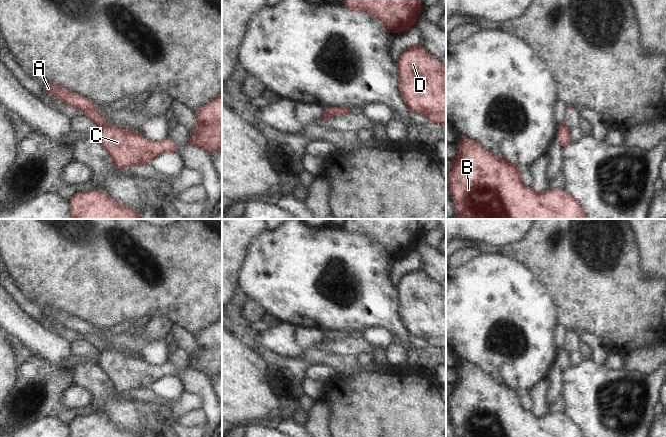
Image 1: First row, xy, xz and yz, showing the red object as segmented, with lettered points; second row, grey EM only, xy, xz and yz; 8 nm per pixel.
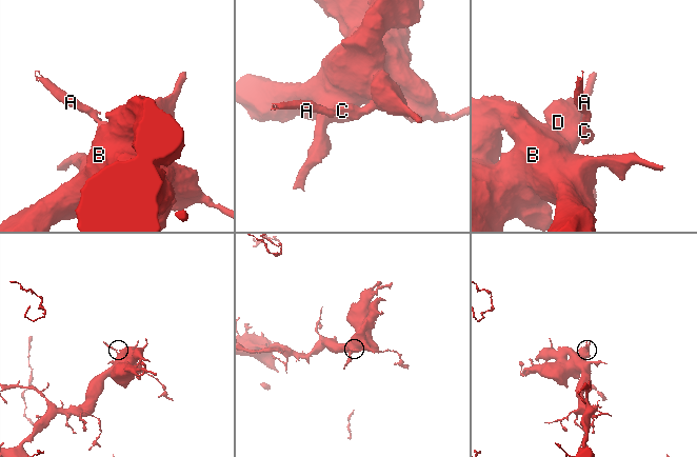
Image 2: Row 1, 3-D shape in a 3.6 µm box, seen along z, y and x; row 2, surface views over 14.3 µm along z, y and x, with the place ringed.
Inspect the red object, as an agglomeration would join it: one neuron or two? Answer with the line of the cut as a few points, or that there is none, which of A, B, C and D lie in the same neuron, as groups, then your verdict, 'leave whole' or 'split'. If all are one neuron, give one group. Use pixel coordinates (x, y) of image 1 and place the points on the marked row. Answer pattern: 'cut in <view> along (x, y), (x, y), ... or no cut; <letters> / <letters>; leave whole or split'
cut in xy along (106, 125), (100, 128); A / B C D; split

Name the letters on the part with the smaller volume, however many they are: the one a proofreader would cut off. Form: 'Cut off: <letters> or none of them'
Cut off: A

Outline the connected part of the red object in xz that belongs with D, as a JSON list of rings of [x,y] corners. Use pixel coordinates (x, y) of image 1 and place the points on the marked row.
[[[411,43],[397,61],[398,90],[411,111],[439,124],[446,124],[446,65],[428,54],[419,44]]]

